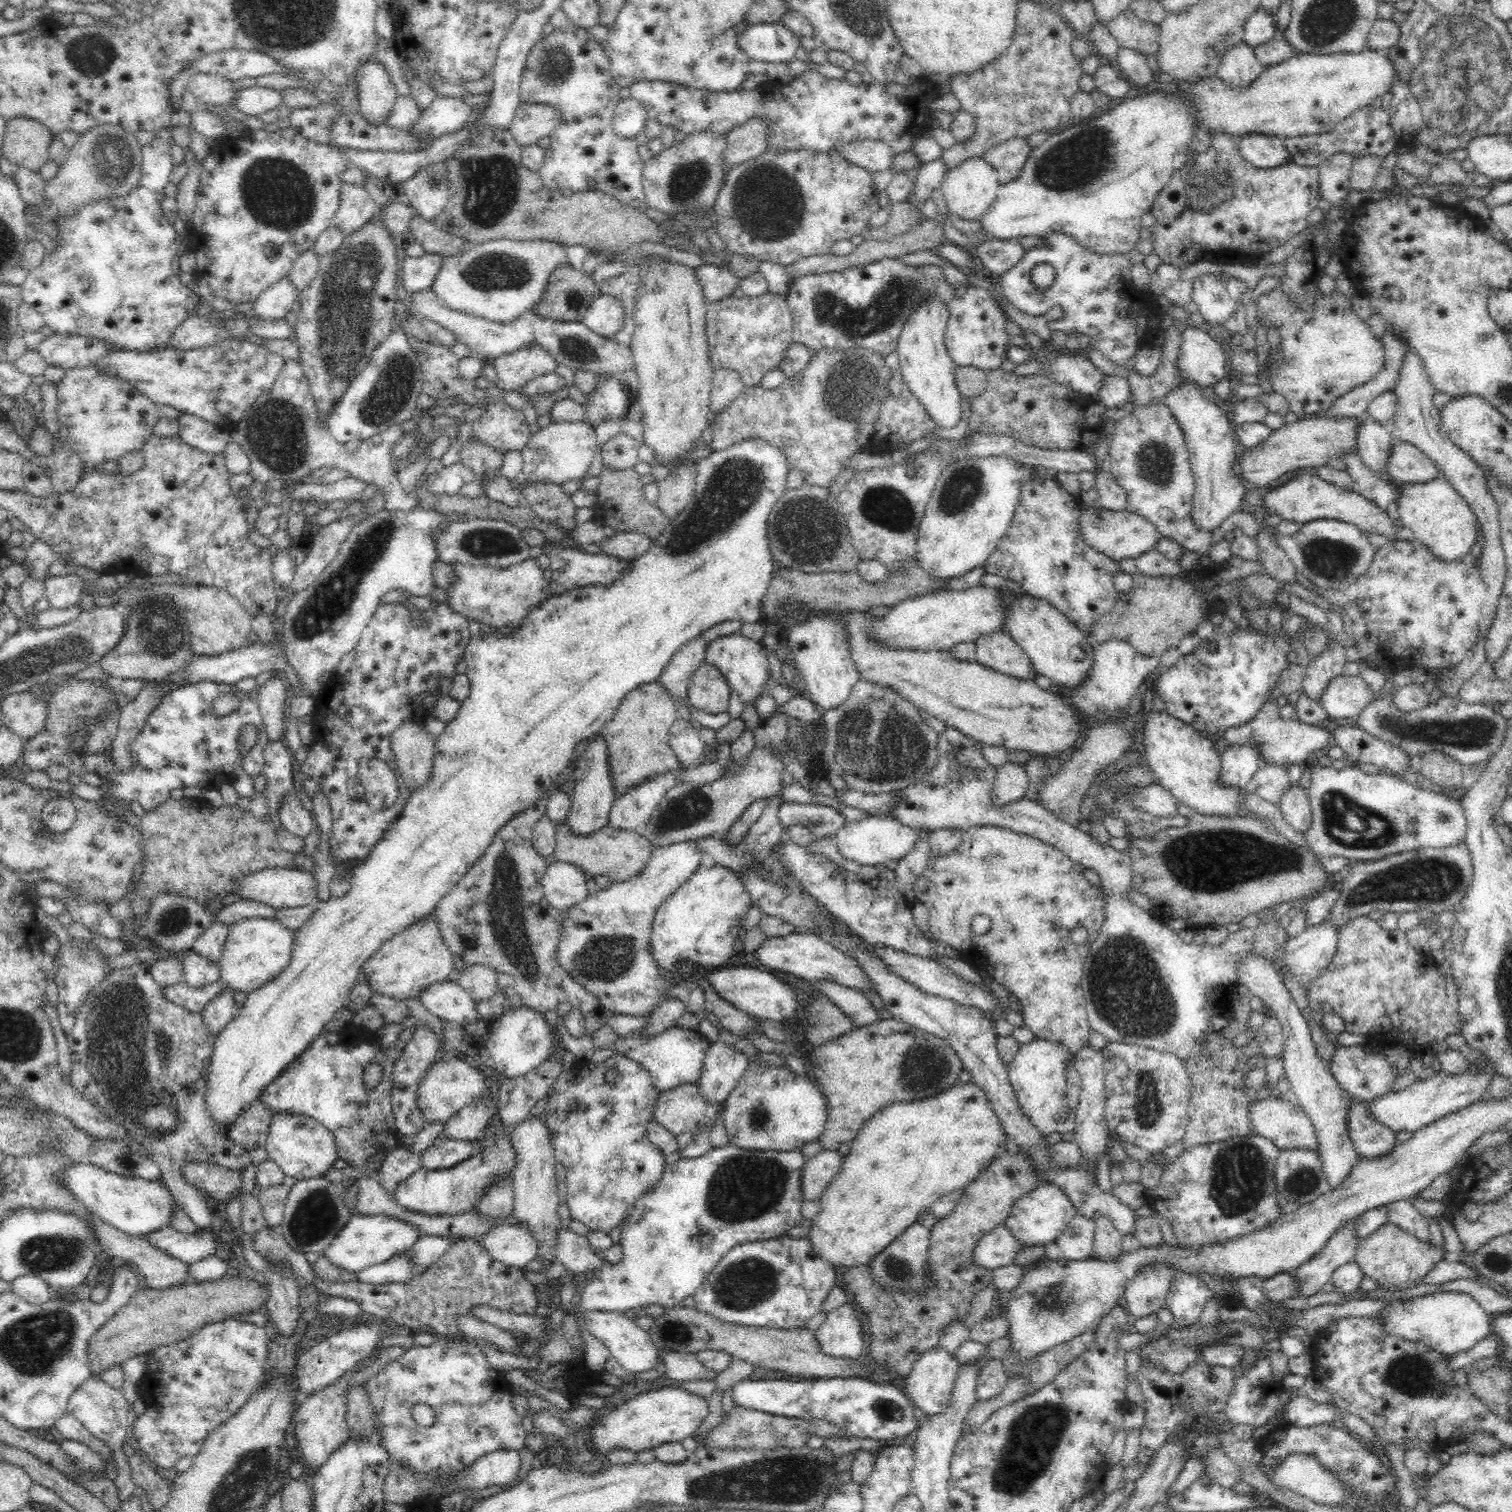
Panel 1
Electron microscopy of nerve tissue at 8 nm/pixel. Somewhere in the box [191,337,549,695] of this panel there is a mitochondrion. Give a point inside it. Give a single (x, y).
(334, 596)

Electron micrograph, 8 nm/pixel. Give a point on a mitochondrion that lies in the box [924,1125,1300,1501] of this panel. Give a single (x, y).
(1033, 1435)

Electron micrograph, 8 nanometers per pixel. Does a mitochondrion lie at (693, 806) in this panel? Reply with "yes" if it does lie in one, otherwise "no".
yes

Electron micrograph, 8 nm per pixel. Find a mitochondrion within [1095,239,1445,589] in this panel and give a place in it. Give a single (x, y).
(1333, 561)

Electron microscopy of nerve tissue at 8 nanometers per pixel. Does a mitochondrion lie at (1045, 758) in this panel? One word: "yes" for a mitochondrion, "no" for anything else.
no

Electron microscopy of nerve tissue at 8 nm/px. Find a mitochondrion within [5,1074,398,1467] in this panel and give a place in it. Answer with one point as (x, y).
(59, 1252)

